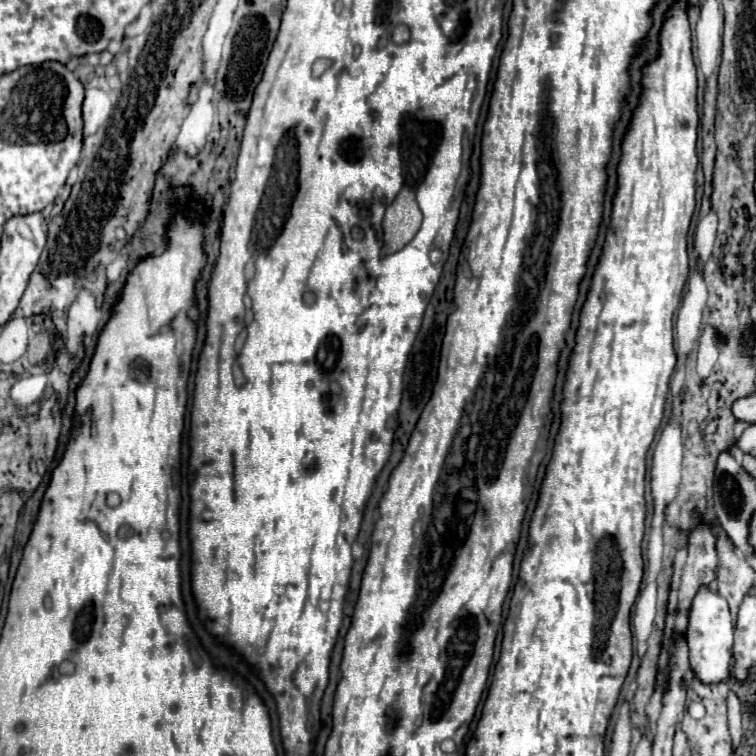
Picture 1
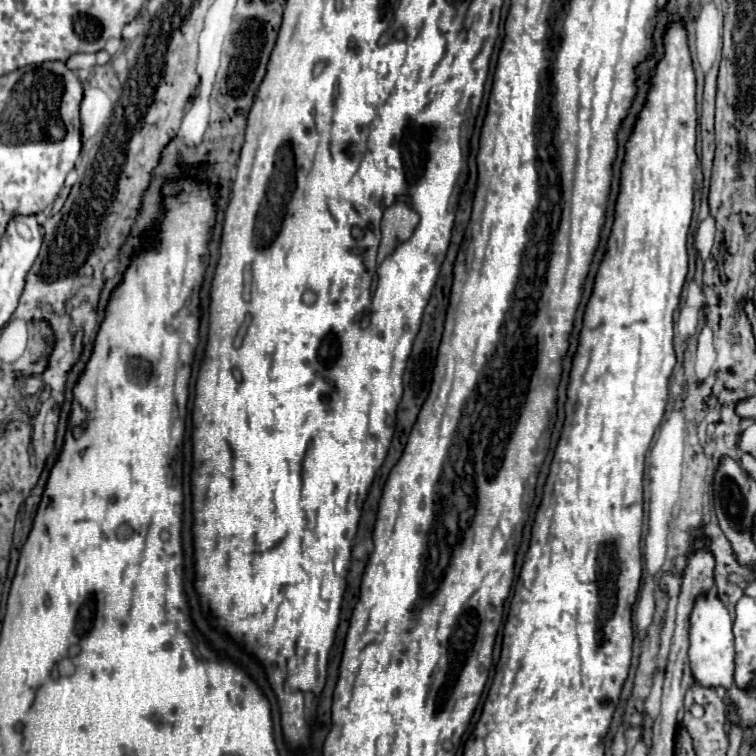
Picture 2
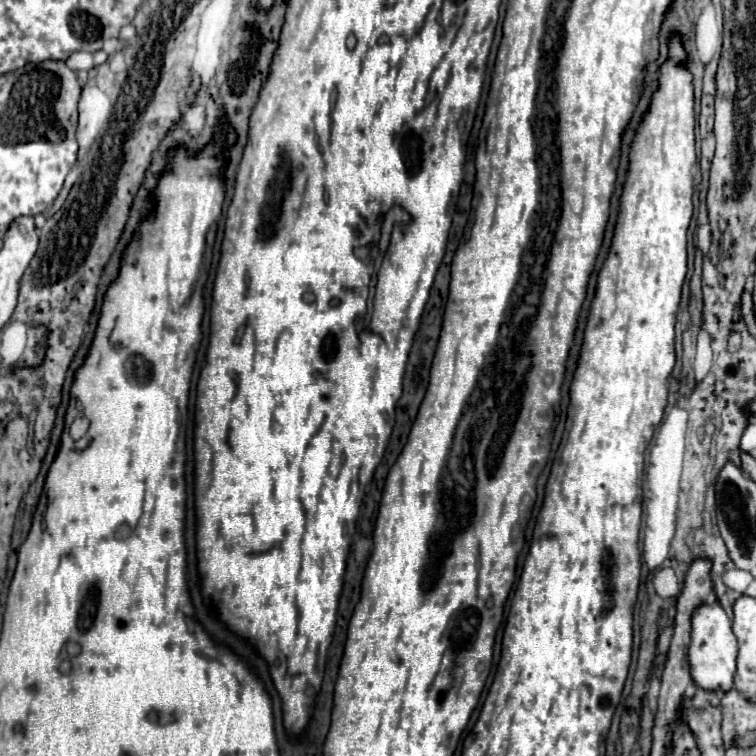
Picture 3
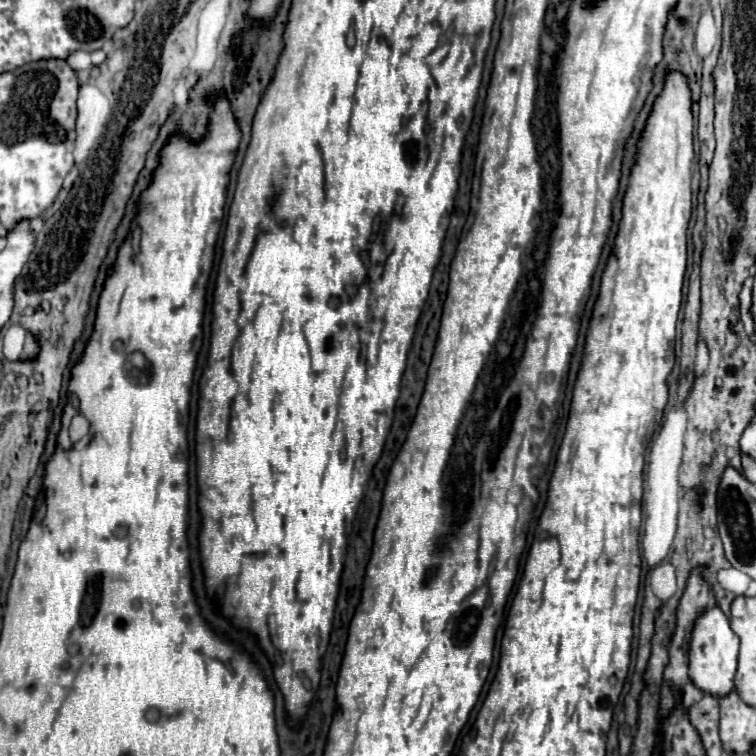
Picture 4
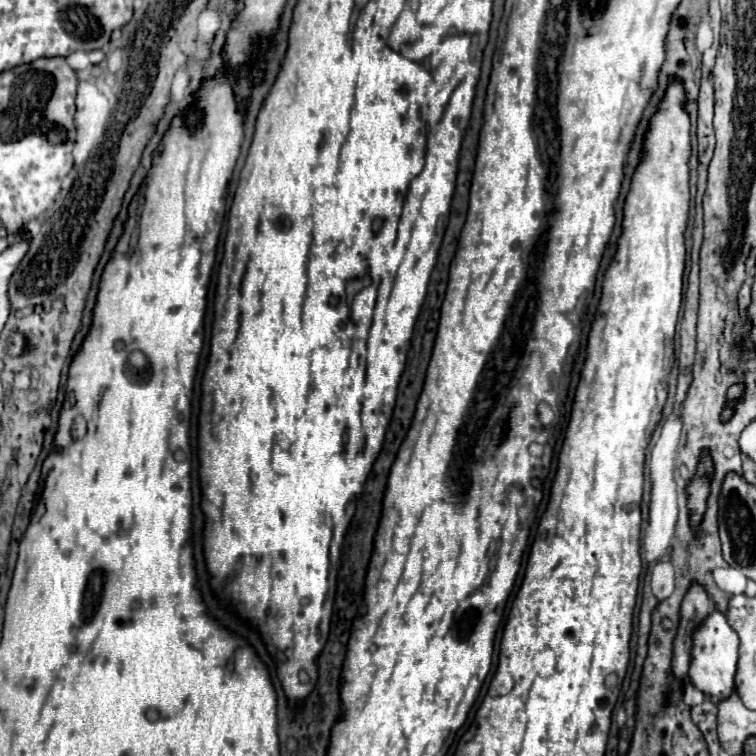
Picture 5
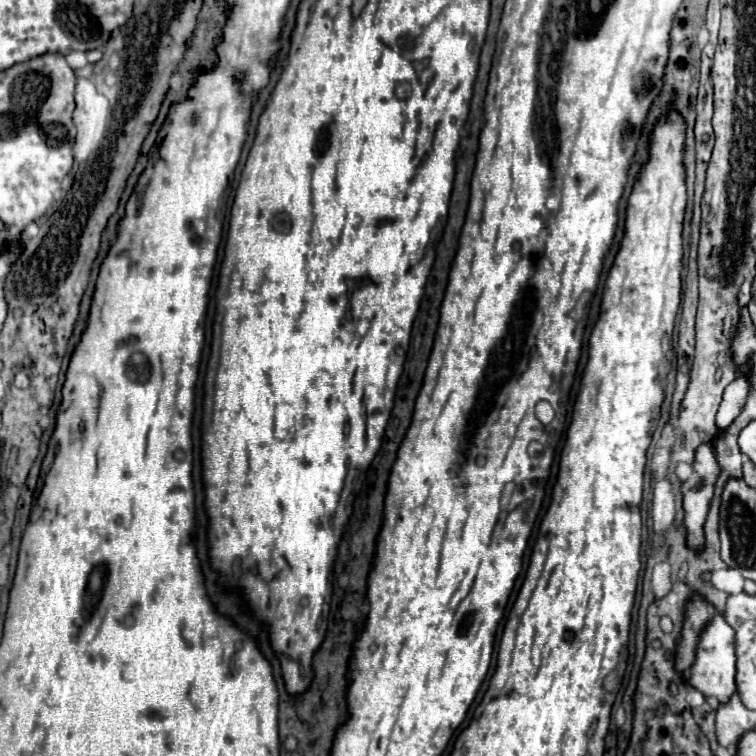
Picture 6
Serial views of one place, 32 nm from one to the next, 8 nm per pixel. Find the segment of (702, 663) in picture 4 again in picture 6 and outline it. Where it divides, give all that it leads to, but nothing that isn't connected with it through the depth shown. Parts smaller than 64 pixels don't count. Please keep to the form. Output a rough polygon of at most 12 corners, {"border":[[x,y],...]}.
{"border":[[714,616],[690,686],[728,702],[736,692],[734,630]]}

